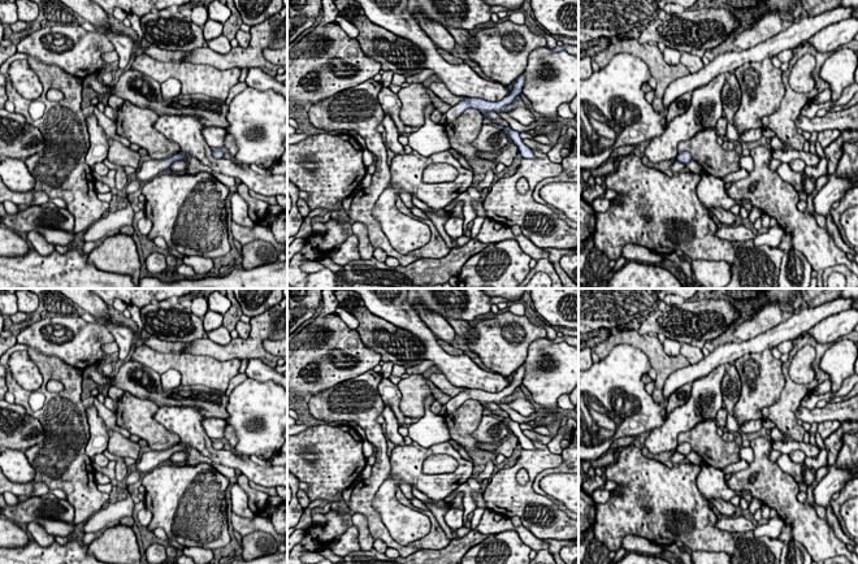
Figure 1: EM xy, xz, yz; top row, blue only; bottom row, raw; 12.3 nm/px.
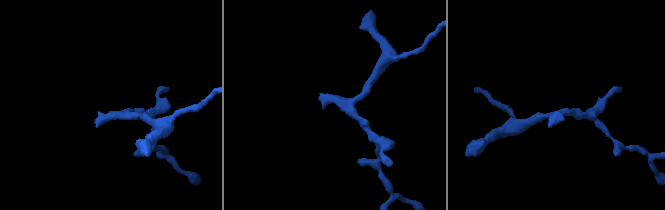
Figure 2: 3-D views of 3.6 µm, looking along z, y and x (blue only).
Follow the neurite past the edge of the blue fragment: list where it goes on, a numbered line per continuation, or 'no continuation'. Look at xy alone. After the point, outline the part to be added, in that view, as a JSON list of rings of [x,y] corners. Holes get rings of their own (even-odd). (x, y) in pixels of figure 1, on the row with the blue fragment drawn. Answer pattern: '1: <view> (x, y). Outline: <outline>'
1: xy (148, 169). Outline: [[[148,160],[144,161],[131,178],[138,181],[150,181],[165,170],[165,160]]]

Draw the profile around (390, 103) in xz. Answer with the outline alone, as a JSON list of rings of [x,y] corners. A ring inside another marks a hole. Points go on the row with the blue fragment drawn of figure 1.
[[[382,87],[378,94],[378,101],[384,112],[387,112],[389,116],[391,117],[399,134],[406,134],[404,133],[406,125],[400,121],[402,103],[400,99],[398,97],[398,94],[394,94],[389,87]]]

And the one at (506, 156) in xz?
[[[510,140],[508,146],[503,151],[495,153],[493,160],[497,164],[498,162],[504,164],[506,168],[508,168],[512,165],[514,159],[517,156],[519,156],[519,148],[515,143]]]

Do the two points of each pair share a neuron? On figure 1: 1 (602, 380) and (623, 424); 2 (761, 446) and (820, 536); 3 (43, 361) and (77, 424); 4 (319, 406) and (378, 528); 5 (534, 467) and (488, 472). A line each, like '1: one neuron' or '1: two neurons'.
1: one neuron
2: one neuron
3: one neuron
4: one neuron
5: two neurons

